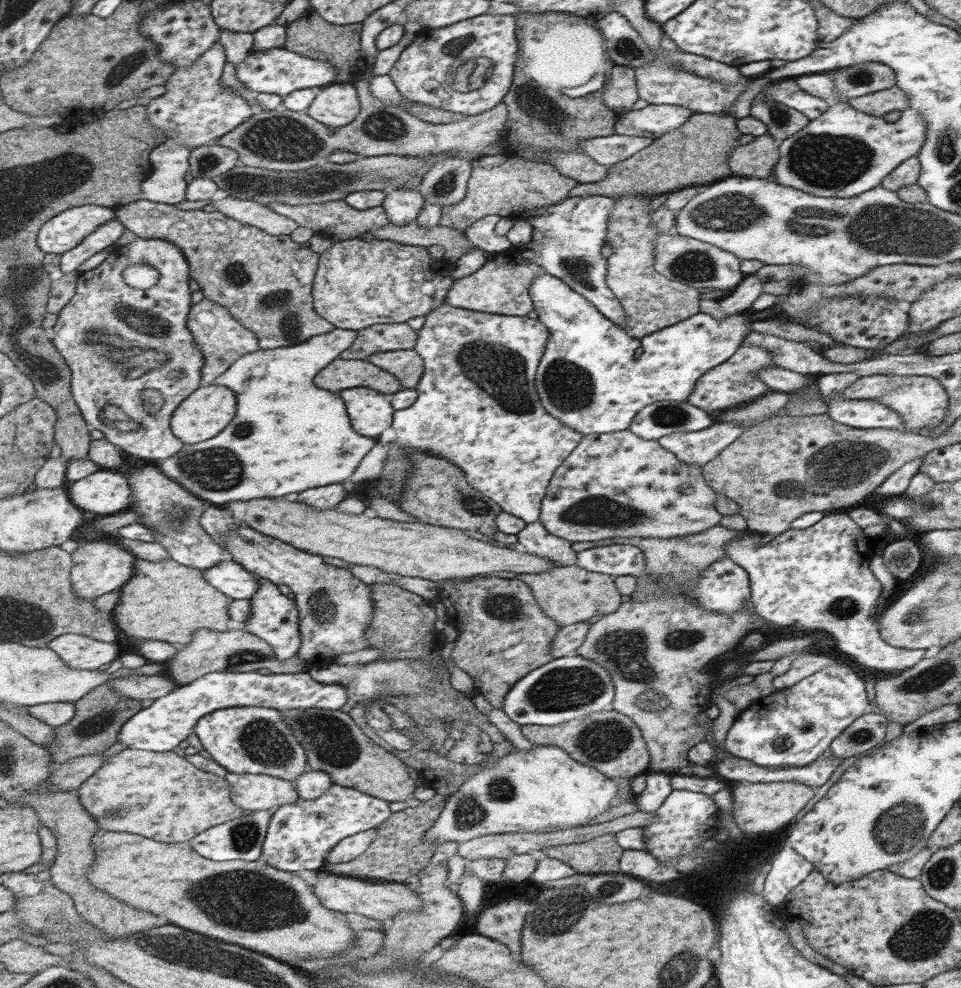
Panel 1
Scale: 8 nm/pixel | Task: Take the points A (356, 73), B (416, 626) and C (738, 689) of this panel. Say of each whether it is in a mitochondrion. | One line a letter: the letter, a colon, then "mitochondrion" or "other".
A: other
B: other
C: other

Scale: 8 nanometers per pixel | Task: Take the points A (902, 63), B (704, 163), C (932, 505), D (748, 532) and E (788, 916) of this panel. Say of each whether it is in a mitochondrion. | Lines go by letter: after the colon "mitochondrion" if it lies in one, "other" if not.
A: other
B: other
C: mitochondrion
D: other
E: other

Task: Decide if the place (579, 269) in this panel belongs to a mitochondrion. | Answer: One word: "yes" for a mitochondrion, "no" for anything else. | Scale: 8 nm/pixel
yes

